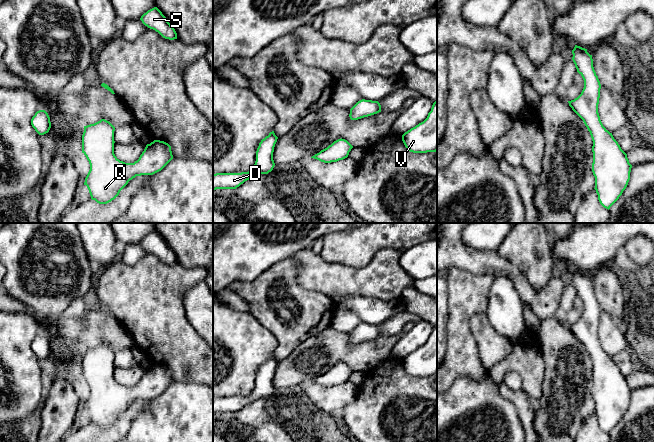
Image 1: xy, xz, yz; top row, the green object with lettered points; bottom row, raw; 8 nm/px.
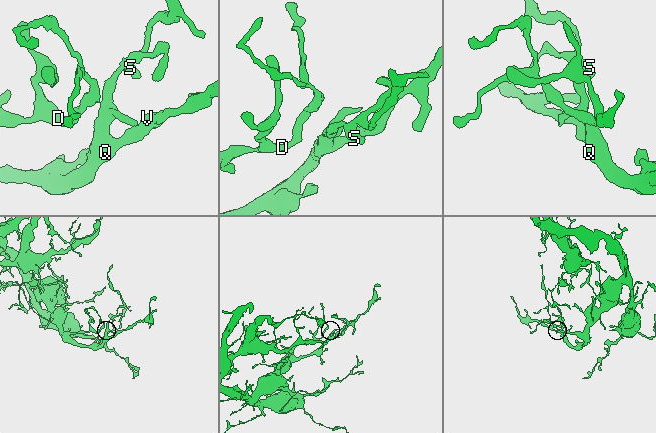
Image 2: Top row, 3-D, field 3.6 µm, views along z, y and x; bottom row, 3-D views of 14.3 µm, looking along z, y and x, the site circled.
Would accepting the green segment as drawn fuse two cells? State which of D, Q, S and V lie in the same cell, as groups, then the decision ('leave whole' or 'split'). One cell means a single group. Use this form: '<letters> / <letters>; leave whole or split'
D Q S V; leave whole

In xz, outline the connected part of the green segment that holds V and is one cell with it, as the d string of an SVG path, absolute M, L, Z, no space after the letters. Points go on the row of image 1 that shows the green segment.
M437 101L423 122L402 135L402 141L407 150L413 153L437 151Z

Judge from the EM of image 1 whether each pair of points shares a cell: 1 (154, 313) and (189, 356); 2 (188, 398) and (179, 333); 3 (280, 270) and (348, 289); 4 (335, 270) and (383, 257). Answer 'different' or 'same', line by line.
1: same
2: different
3: different
4: same

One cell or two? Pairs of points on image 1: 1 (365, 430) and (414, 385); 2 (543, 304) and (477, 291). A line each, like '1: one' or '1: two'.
1: one
2: two

